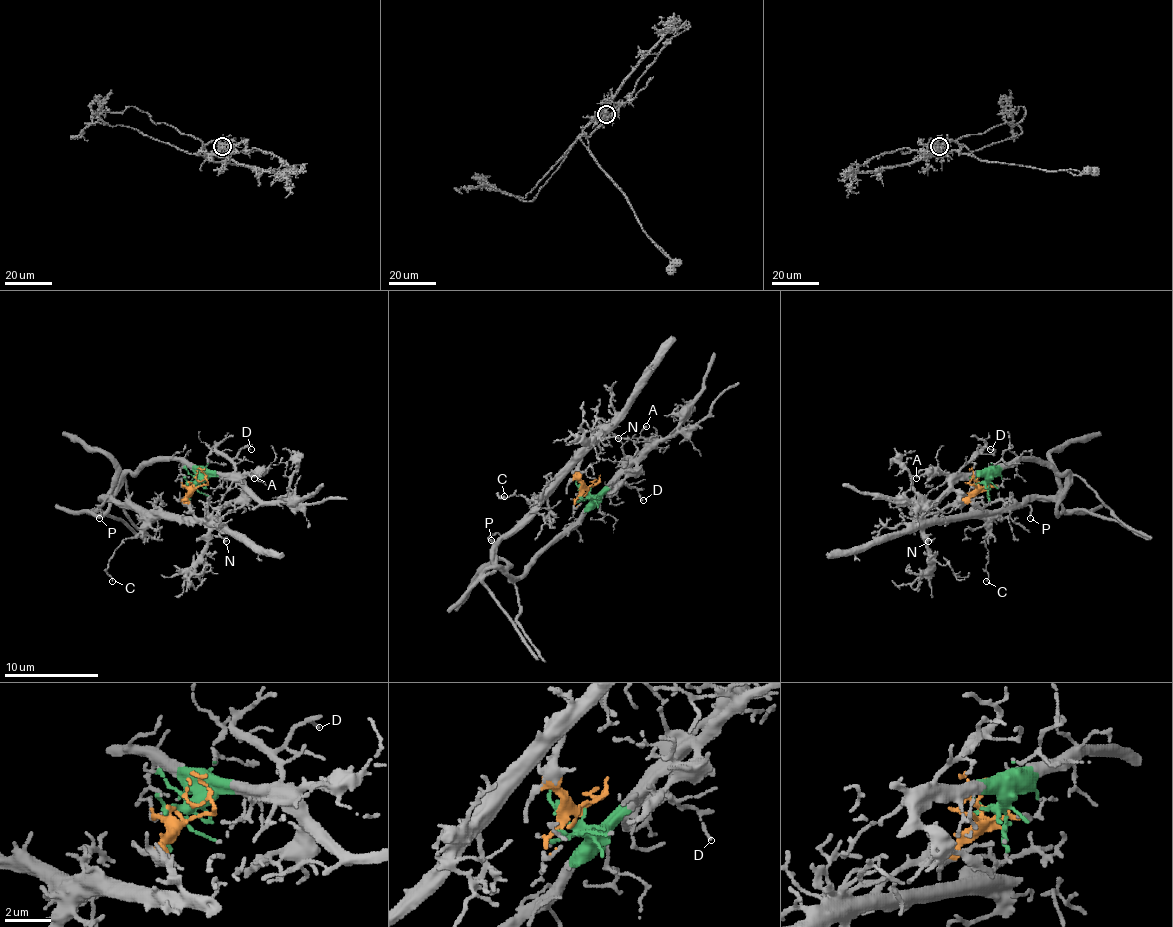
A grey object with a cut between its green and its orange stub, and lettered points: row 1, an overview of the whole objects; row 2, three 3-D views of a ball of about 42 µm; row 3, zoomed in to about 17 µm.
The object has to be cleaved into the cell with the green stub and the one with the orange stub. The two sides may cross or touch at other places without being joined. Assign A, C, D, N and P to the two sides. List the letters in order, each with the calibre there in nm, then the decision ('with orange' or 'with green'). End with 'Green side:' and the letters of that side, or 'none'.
A: 140 nm | with green
C: 100 nm | with orange
D: 120 nm | with green
N: 160 nm | with orange
P: 110 nm | with orange
Green side: A, D

